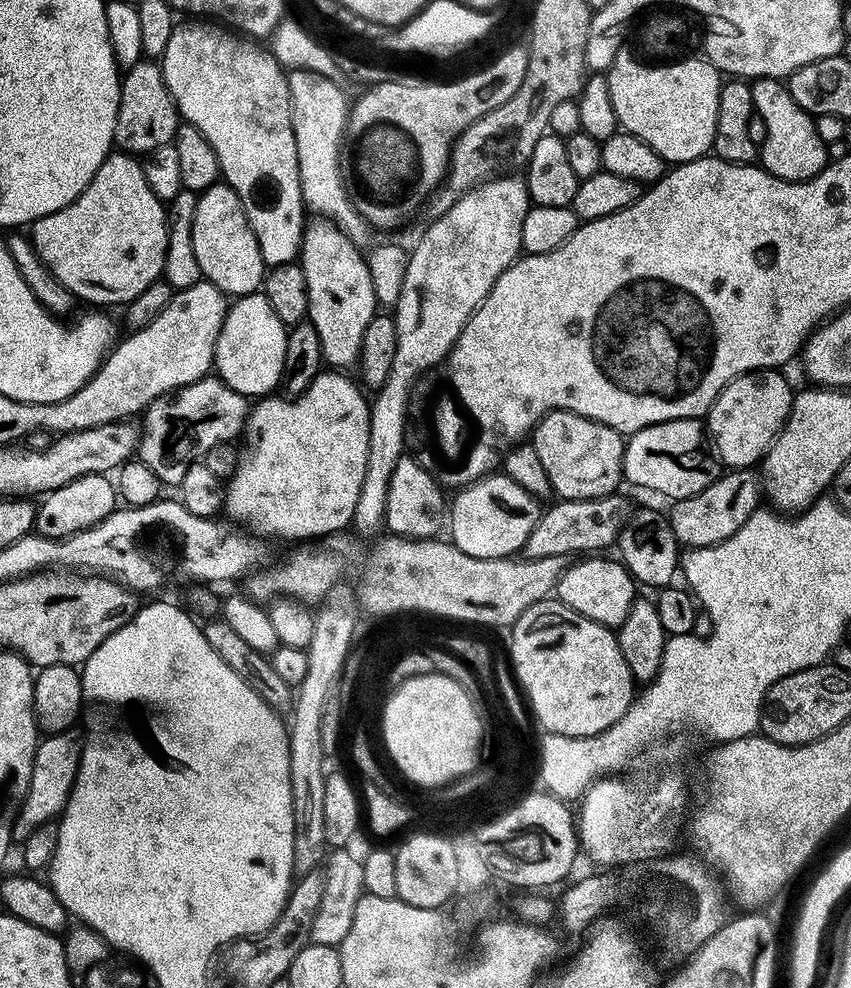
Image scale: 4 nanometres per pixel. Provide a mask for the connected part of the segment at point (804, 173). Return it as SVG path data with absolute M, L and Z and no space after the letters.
M756 78L751 85L755 115L766 122L766 142L758 148L759 163L771 176L783 180L809 180L817 176L830 161L826 144L818 138L815 119L790 98L787 83L776 78Z

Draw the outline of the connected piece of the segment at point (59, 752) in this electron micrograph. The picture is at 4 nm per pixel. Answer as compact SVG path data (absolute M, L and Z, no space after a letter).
M71 731L54 732L45 735L37 743L30 786L24 795L24 803L21 804L20 811L16 813L16 823L12 826L12 834L17 841L23 842L44 822L56 820L68 804L78 774L82 751L81 741L79 739L76 741L72 735Z

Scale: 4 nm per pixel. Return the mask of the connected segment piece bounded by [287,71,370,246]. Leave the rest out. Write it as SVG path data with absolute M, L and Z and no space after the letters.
M289 71L288 89L292 99L292 125L294 142L298 146L298 170L304 203L316 211L317 217L337 224L358 246L370 233L367 220L361 218L358 210L350 202L344 188L344 177L340 153L344 139L344 127L348 121L349 97L344 97L345 89L314 72Z

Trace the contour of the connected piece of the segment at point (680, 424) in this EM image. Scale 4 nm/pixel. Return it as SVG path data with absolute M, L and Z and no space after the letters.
M696 418L651 424L631 433L624 445L623 479L660 496L669 496L672 502L706 490L721 472L721 461L710 451L705 425Z

